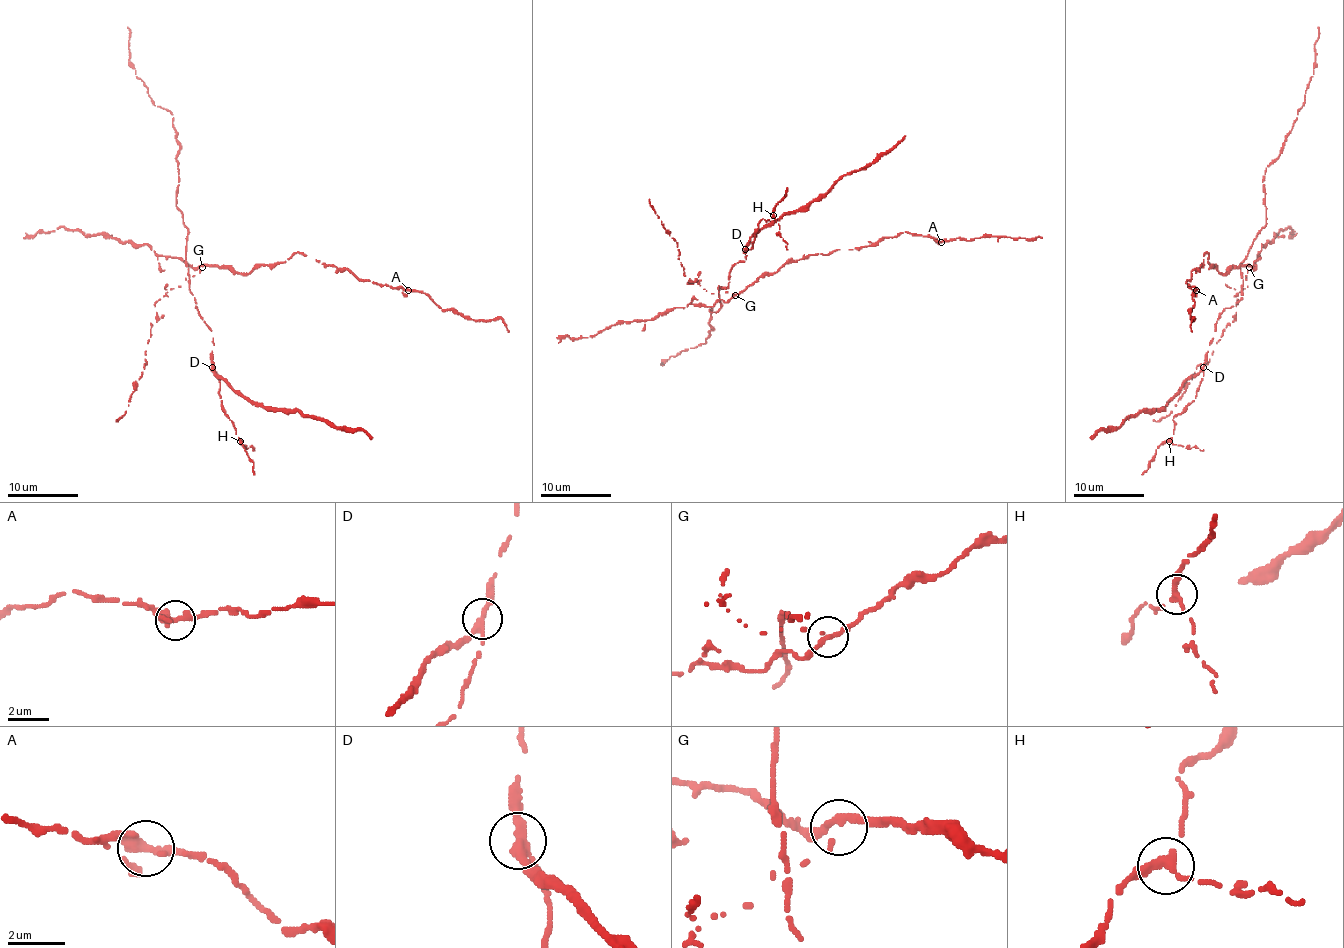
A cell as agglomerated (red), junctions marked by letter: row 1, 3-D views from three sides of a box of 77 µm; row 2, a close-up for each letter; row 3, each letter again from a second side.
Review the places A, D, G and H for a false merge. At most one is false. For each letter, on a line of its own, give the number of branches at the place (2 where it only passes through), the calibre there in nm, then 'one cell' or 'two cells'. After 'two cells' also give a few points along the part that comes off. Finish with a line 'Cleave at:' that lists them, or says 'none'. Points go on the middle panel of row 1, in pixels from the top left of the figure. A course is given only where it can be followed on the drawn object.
A: 3 branches meet; 300 nm thick; one cell
D: 3 branches meet; 280 nm thick; two cells; foreign part runs (745, 249), (752, 236), (786, 214), (803, 210), (812, 201), (817, 201), (844, 175), (867, 168), (906, 136)
G: 2 branches meet; 280 nm thick; one cell
H: 2 branches meet; 320 nm thick; one cell
Cleave at: D

